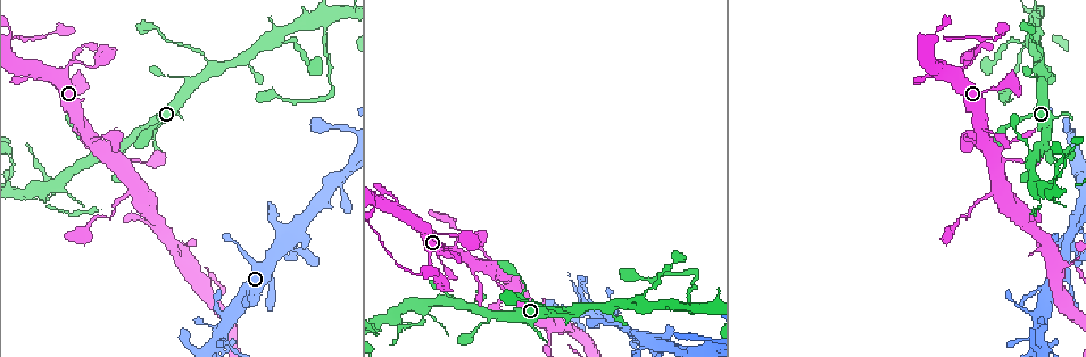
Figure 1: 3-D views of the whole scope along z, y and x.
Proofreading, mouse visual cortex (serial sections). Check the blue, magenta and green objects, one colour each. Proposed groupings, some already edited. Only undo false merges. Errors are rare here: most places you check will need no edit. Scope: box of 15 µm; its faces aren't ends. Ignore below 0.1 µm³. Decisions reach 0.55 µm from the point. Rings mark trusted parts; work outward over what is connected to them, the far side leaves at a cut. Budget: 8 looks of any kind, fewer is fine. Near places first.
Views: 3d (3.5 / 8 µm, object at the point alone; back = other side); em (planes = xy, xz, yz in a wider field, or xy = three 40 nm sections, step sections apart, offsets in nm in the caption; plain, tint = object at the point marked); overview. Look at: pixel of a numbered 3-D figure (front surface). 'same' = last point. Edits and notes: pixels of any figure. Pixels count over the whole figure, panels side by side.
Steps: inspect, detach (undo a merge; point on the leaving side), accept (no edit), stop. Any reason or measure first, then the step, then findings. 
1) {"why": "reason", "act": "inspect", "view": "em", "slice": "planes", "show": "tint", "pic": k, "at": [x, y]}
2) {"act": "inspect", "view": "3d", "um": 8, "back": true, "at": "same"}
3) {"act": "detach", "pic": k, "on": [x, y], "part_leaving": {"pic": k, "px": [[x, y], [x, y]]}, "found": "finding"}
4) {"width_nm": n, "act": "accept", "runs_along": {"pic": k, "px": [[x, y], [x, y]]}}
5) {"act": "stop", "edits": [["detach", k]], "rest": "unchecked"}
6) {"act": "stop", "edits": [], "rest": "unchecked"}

{"why": "thin arm on a thick one", "act": "inspect", "view": "3d", "um": 3.5, "pic": 1, "at": [582, 309]}

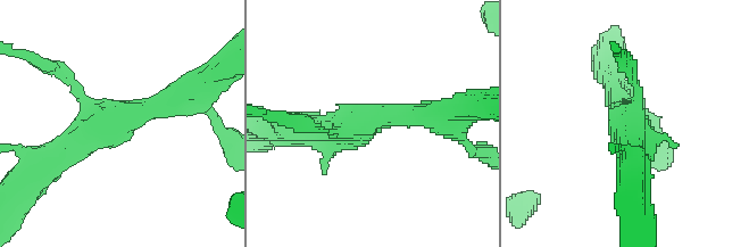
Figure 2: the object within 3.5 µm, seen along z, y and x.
{"arms": 3, "arm_widths_nm": [100, 300, 450], "why": "shape alone is not enough", "act": "inspect", "view": "em", "slice": "xy", "step": 3, "show": "tint", "pic": 2, "at": [113, 121]}

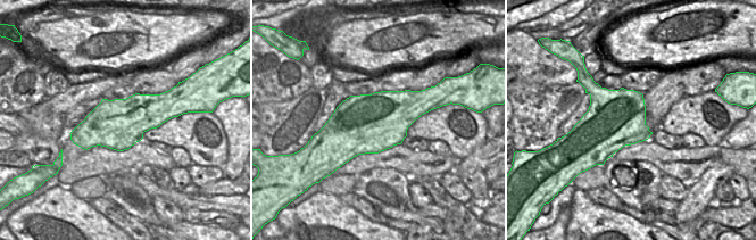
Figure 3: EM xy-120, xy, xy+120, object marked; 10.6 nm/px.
{"act": "accept", "found": "continuous, no second cell"}

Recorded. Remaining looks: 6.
{"act": "inspect", "view": "3d", "um": 3.5, "pic": 1, "at": [130, 192]}

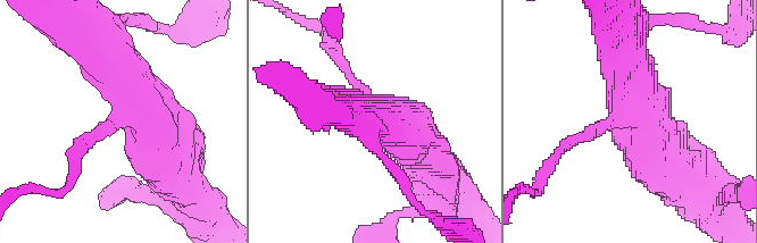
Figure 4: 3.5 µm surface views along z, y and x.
{"act": "inspect", "view": "em", "slice": "xy", "step": 2, "show": "tint", "pic": 4, "at": [120, 117]}

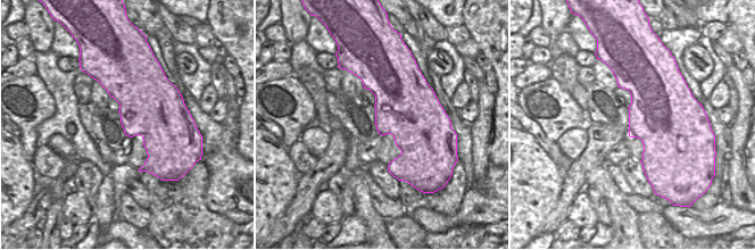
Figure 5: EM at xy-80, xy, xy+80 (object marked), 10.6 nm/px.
{"width_nm": 600, "act": "accept", "runs_along": {"pic": 4, "px": [[94, 41], [130, 80], [172, 162]]}, "found": "all the same cell"}

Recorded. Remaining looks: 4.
{"why": "sharp bend", "act": "inspect", "view": "3d", "um": 3.5, "pic": 1, "at": [697, 273]}

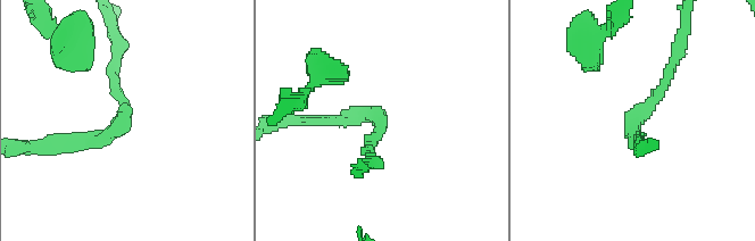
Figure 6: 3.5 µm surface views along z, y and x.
{"why": "now the EM", "act": "inspect", "view": "em", "slice": "planes", "show": "tint", "pic": 6, "at": [637, 121]}

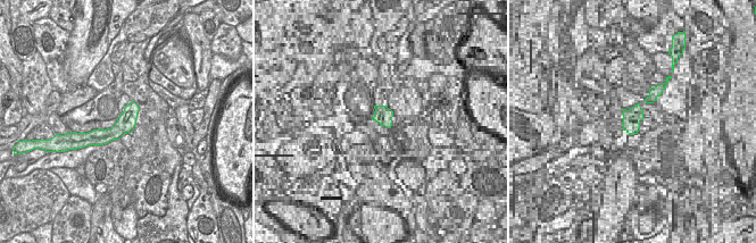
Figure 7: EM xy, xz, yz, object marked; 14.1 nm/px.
{"act": "accept", "runs_along": {"pic": 7, "px": [[135, 108], [113, 133], [98, 140]]}, "found": "one cell here"}

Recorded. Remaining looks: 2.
{"why": "narrows sharply", "act": "inspect", "view": "3d", "um": 3.5, "pic": 1, "at": [82, 63]}

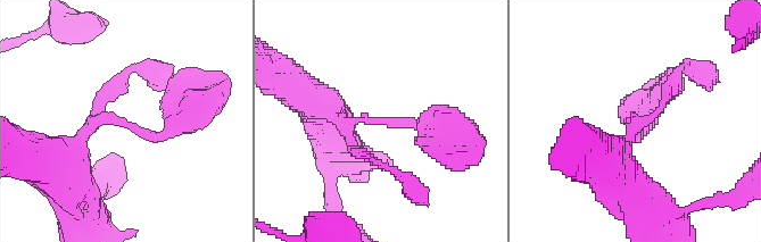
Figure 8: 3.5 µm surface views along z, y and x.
{"act": "inspect", "view": "em", "slice": "xy", "step": 2, "show": "tint", "pic": 8, "at": [121, 120]}

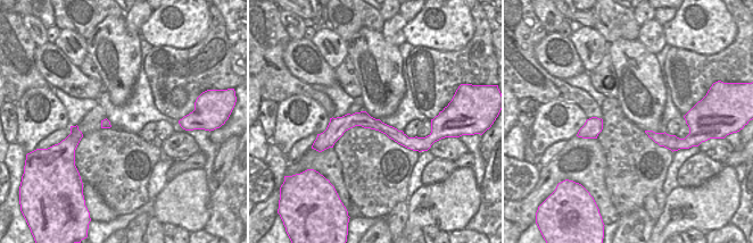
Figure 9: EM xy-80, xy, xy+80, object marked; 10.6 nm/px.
{"act": "accept", "runs_along": {"pic": 9, "px": [[328, 134], [365, 120], [421, 141]]}, "found": "one cell here"}

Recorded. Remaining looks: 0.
{"act": "stop", "edits": [], "rest": "unchecked"}

